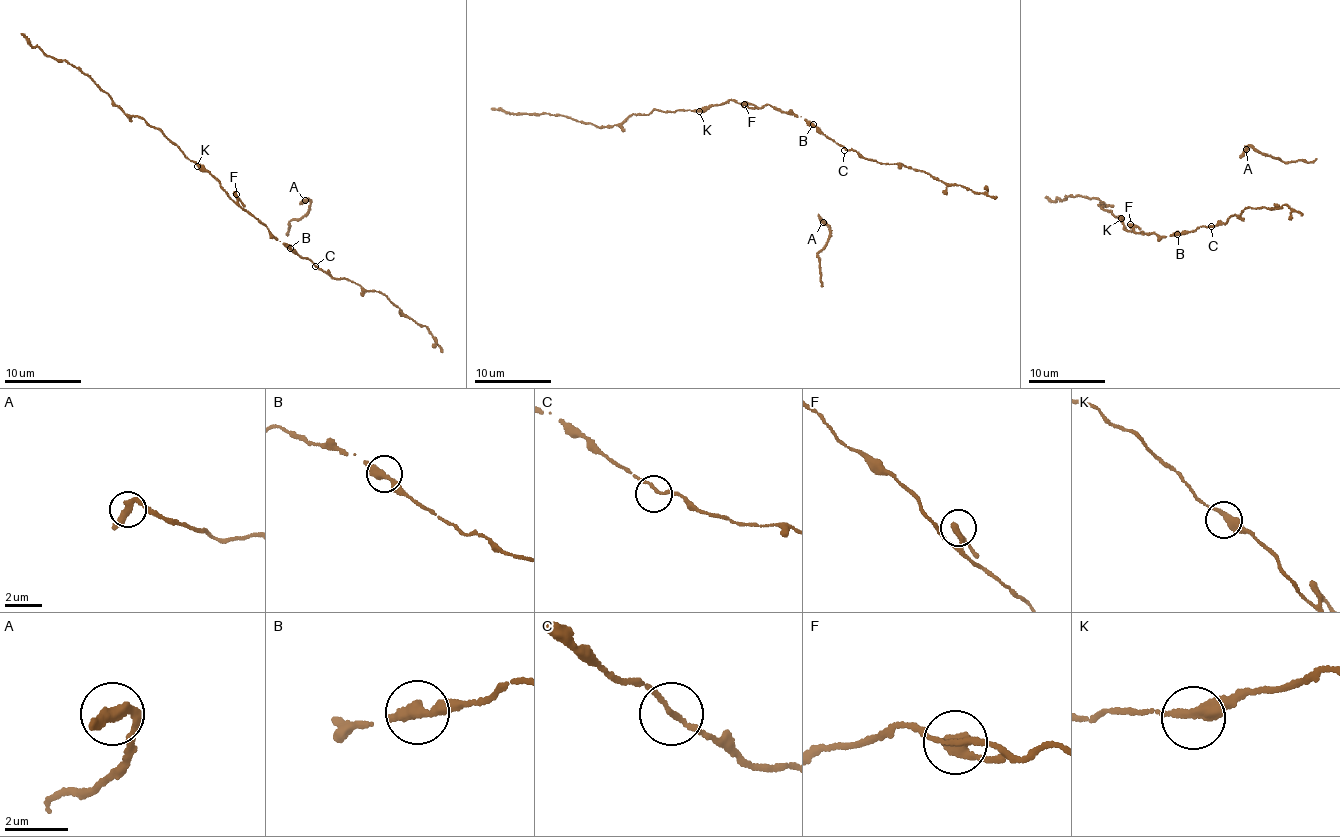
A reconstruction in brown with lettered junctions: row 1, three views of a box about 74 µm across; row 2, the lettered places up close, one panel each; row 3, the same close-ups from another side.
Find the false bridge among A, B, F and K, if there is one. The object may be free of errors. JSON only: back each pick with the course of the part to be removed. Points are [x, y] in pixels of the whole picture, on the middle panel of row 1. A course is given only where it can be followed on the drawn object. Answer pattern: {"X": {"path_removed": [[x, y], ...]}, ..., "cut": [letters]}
{"cut": []}

